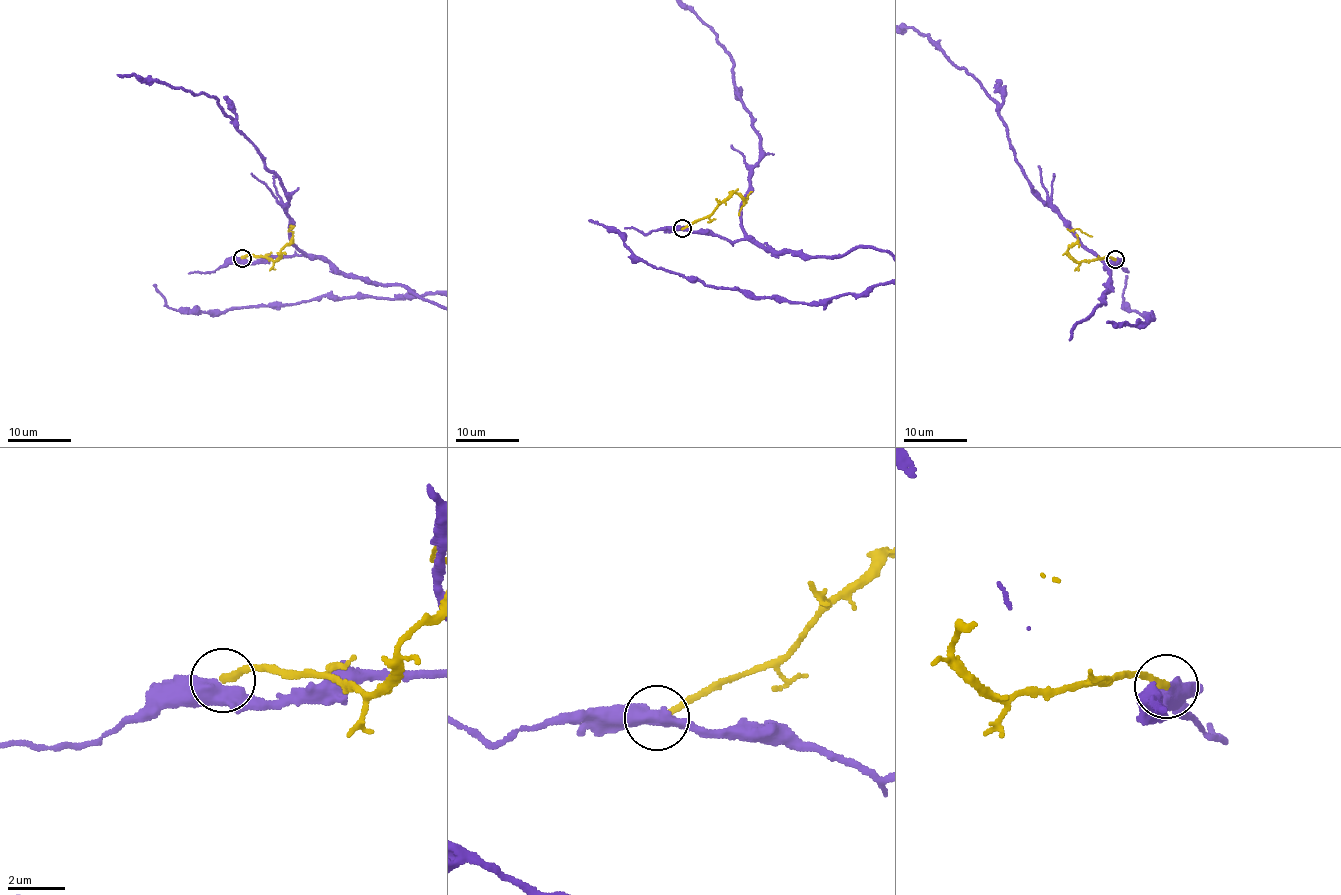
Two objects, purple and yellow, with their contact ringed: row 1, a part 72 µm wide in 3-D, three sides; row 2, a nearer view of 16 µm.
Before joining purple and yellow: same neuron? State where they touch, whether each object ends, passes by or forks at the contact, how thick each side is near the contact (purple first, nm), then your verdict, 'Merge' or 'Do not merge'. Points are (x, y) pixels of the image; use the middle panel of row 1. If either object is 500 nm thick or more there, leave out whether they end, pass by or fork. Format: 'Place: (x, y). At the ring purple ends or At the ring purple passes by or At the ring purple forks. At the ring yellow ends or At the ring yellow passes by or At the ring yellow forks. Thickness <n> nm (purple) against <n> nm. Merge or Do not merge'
Place: (682, 228). Thickness 550 nm (purple) against 240 nm. Do not merge

